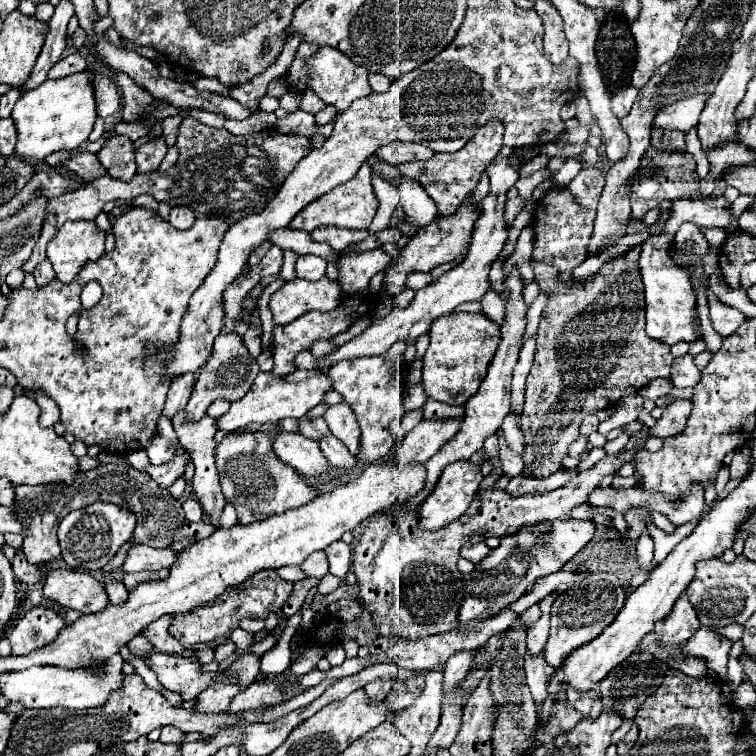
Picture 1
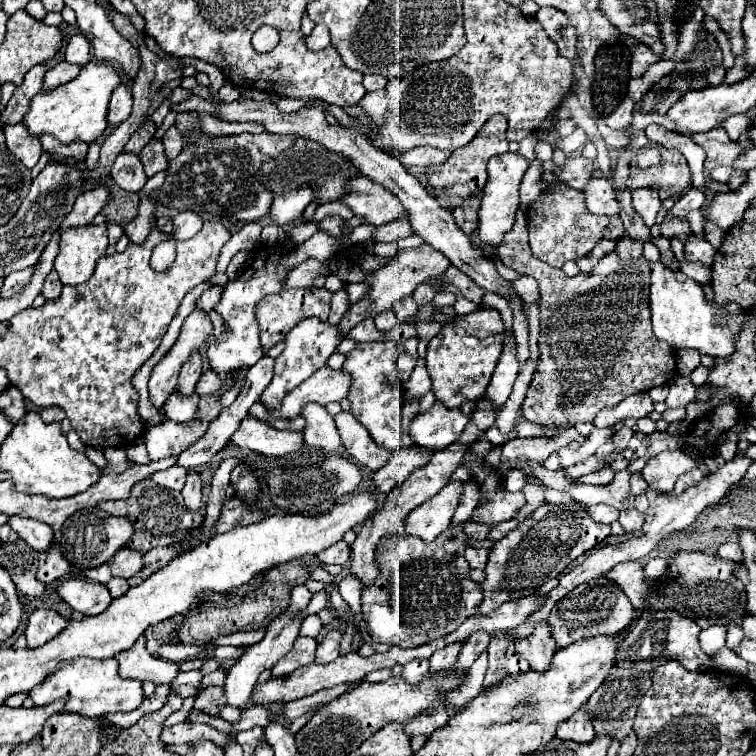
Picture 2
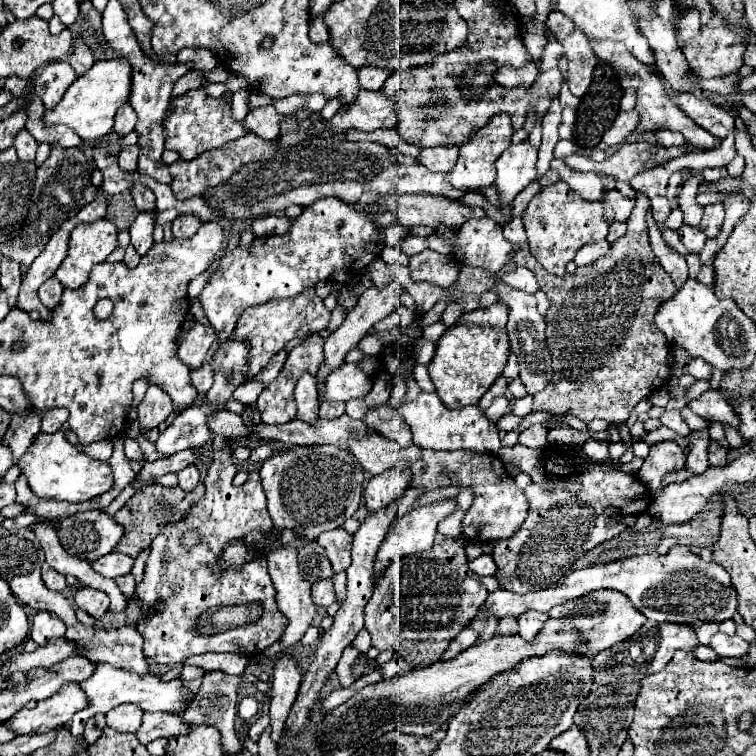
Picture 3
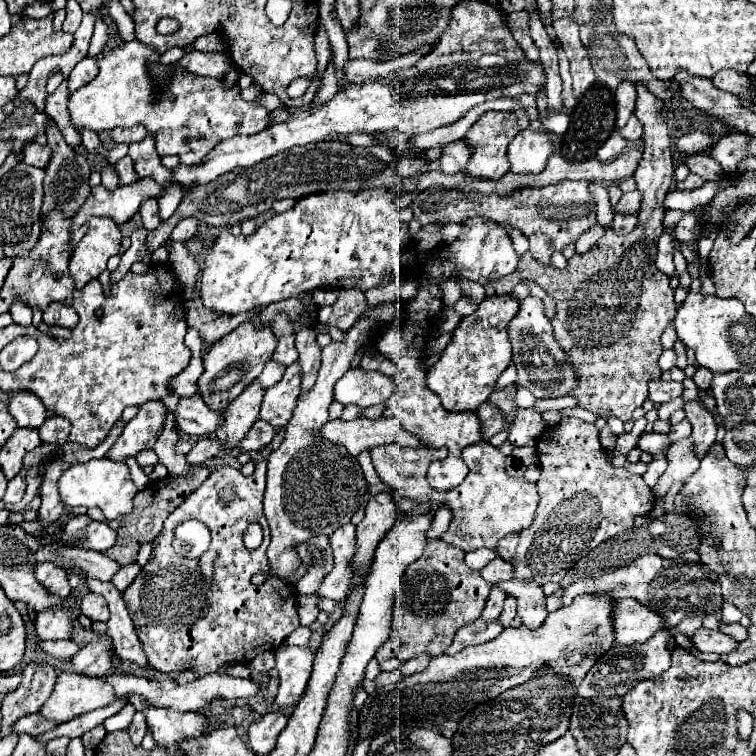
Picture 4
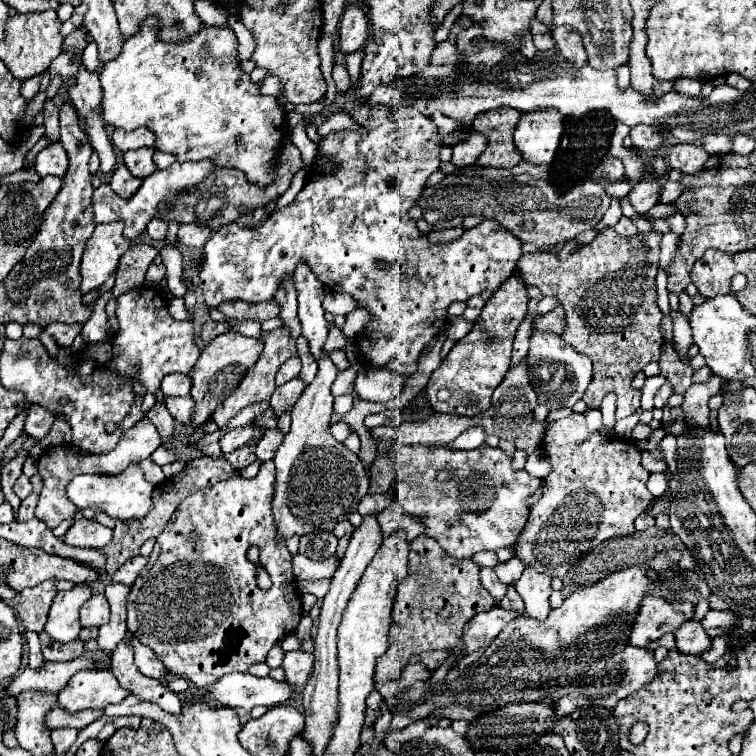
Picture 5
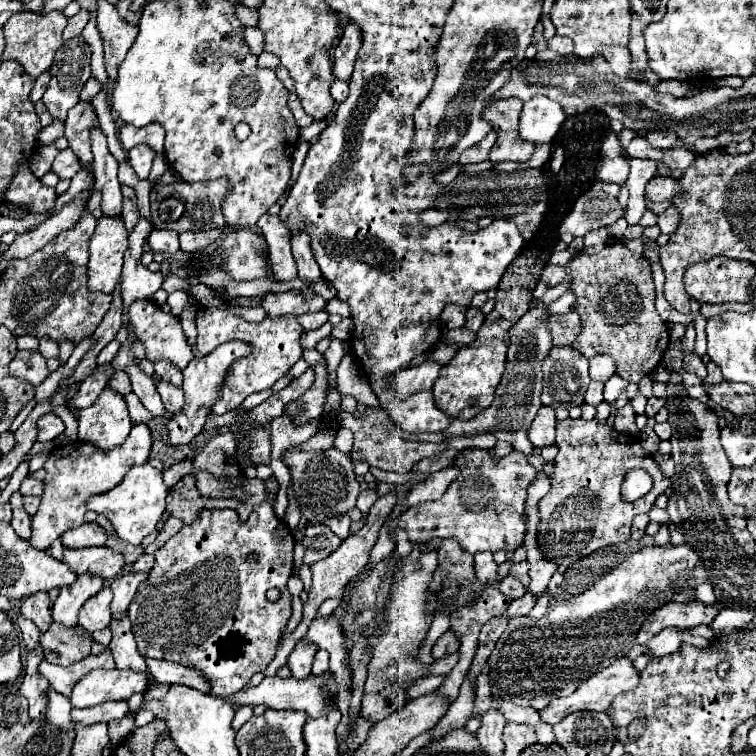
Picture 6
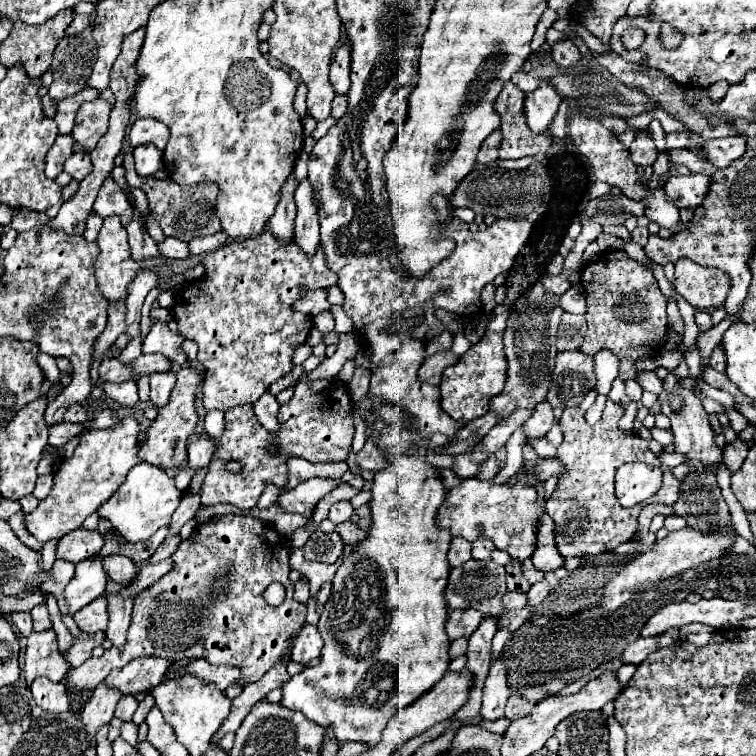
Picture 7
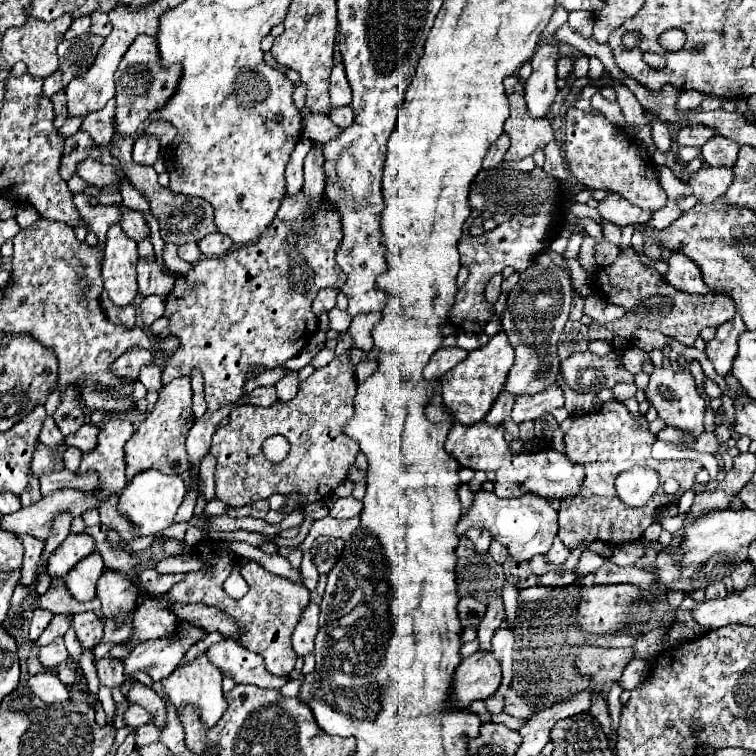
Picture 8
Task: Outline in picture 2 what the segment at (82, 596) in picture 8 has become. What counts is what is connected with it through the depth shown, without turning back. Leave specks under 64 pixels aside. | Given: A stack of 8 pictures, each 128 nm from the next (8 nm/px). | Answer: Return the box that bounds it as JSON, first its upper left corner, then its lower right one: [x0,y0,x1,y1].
[24,610,68,648]

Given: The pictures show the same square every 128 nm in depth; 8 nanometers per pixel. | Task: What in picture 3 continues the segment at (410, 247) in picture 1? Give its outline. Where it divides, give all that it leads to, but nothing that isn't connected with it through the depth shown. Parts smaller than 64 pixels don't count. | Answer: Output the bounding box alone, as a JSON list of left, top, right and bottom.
[316,250,460,384]

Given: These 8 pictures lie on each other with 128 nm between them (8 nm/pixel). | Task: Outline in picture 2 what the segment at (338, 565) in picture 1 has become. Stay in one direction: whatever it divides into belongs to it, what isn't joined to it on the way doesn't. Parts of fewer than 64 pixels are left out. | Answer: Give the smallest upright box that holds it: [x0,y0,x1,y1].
[318,540,350,566]

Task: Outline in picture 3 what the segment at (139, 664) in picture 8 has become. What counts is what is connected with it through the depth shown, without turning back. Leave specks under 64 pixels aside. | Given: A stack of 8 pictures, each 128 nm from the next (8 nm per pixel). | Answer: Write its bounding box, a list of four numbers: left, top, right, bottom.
[4,682,88,736]

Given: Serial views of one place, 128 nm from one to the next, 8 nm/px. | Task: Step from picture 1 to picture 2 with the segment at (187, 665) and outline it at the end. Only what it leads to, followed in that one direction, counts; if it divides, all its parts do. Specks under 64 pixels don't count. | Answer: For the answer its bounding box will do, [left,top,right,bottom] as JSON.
[116,636,180,684]

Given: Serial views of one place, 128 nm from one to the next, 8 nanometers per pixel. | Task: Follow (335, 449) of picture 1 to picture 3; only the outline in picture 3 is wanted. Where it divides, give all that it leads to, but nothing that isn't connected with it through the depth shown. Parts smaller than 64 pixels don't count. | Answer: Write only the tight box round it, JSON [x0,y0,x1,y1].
[296,374,318,424]

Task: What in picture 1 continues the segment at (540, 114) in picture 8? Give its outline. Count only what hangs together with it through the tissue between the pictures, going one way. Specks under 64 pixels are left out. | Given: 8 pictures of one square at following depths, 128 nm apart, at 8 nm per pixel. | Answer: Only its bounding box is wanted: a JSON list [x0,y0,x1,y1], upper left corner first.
[314,156,518,372]

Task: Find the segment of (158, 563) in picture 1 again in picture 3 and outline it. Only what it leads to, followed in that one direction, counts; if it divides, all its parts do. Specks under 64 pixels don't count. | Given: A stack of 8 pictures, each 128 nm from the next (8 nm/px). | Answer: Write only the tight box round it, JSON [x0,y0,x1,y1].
[92,552,134,578]

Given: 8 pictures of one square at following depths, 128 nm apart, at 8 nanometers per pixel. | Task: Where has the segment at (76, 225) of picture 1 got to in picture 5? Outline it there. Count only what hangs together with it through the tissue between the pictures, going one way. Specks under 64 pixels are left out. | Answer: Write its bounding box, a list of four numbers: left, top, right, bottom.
[80,220,130,292]

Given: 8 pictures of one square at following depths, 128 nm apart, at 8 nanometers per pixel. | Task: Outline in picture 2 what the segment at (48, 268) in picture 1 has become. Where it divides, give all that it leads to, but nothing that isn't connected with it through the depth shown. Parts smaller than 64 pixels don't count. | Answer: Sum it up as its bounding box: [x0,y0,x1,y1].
[42,270,62,300]

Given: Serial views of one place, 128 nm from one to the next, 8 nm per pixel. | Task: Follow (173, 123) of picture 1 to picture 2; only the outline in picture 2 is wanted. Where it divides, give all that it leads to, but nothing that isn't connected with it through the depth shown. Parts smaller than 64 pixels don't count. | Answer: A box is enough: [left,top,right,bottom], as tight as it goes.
[162,126,182,160]

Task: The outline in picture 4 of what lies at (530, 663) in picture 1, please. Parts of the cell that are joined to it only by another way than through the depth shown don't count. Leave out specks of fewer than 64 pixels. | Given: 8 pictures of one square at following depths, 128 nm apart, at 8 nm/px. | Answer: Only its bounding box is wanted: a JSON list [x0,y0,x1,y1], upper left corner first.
[494,580,548,630]

